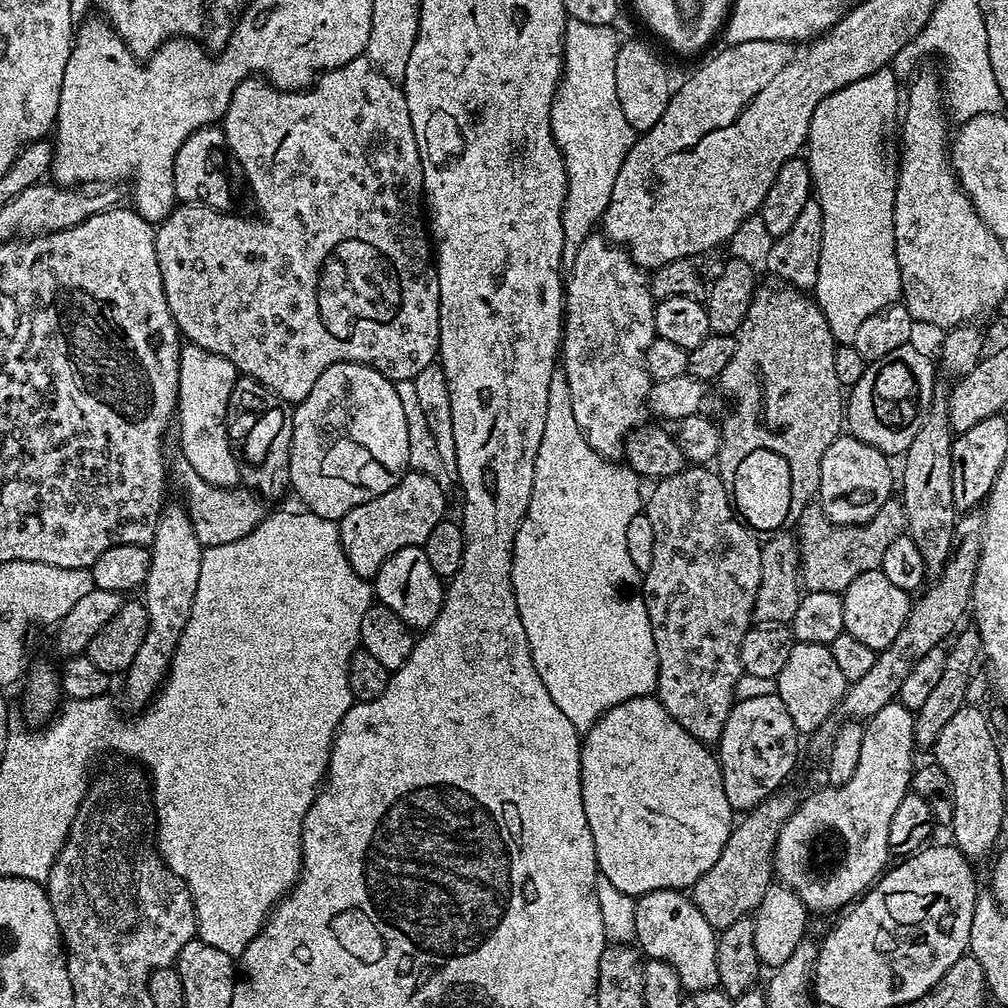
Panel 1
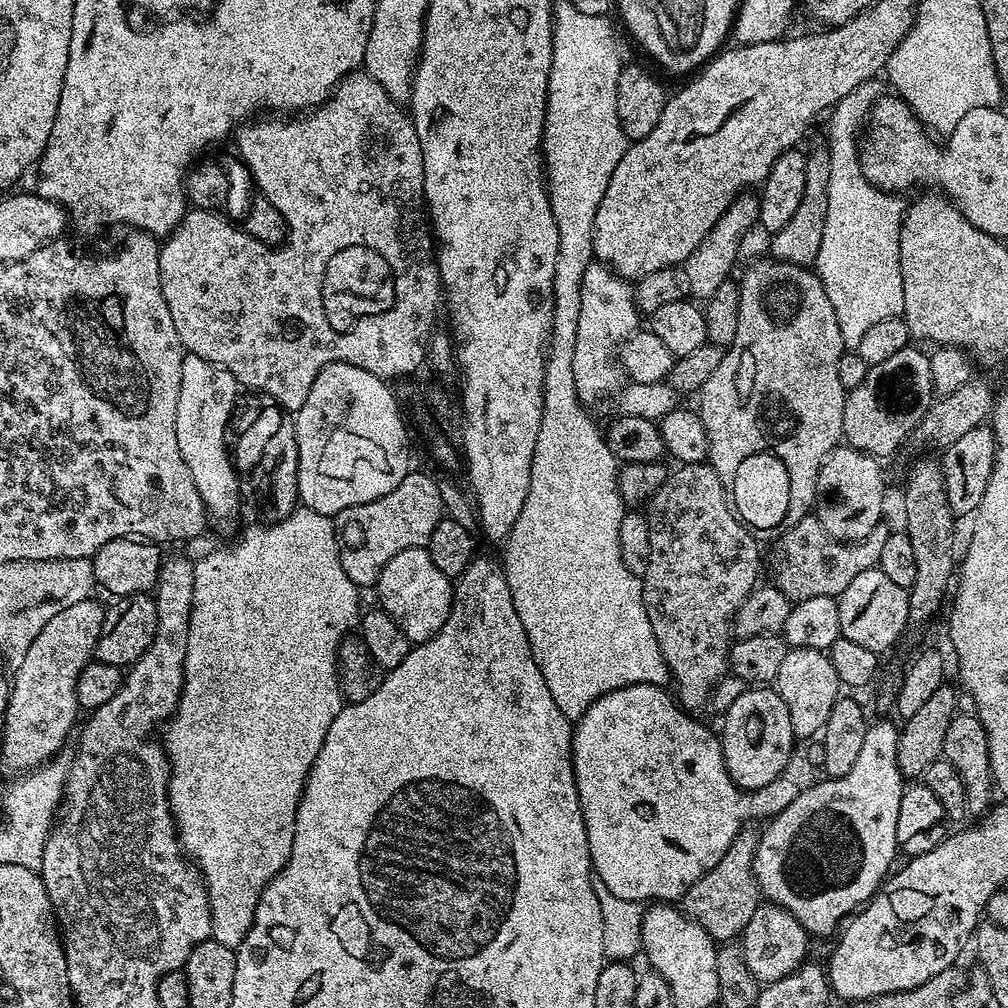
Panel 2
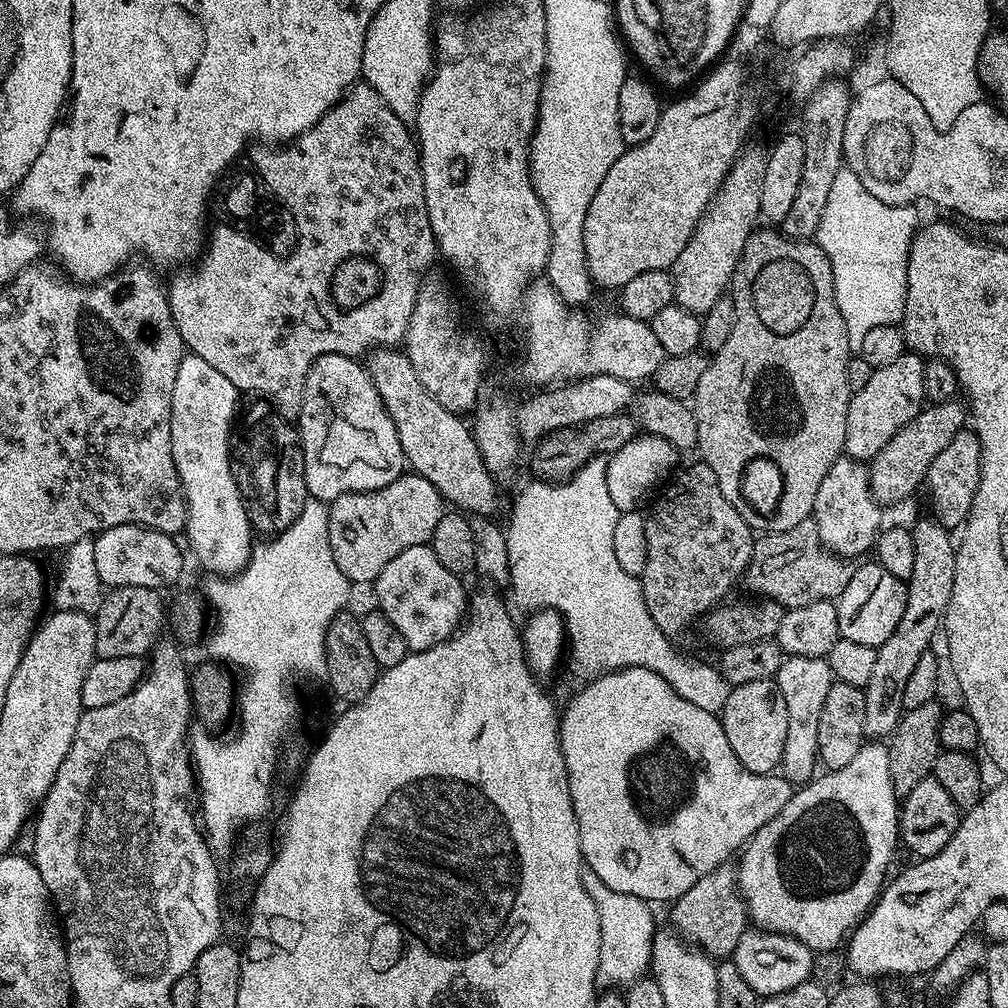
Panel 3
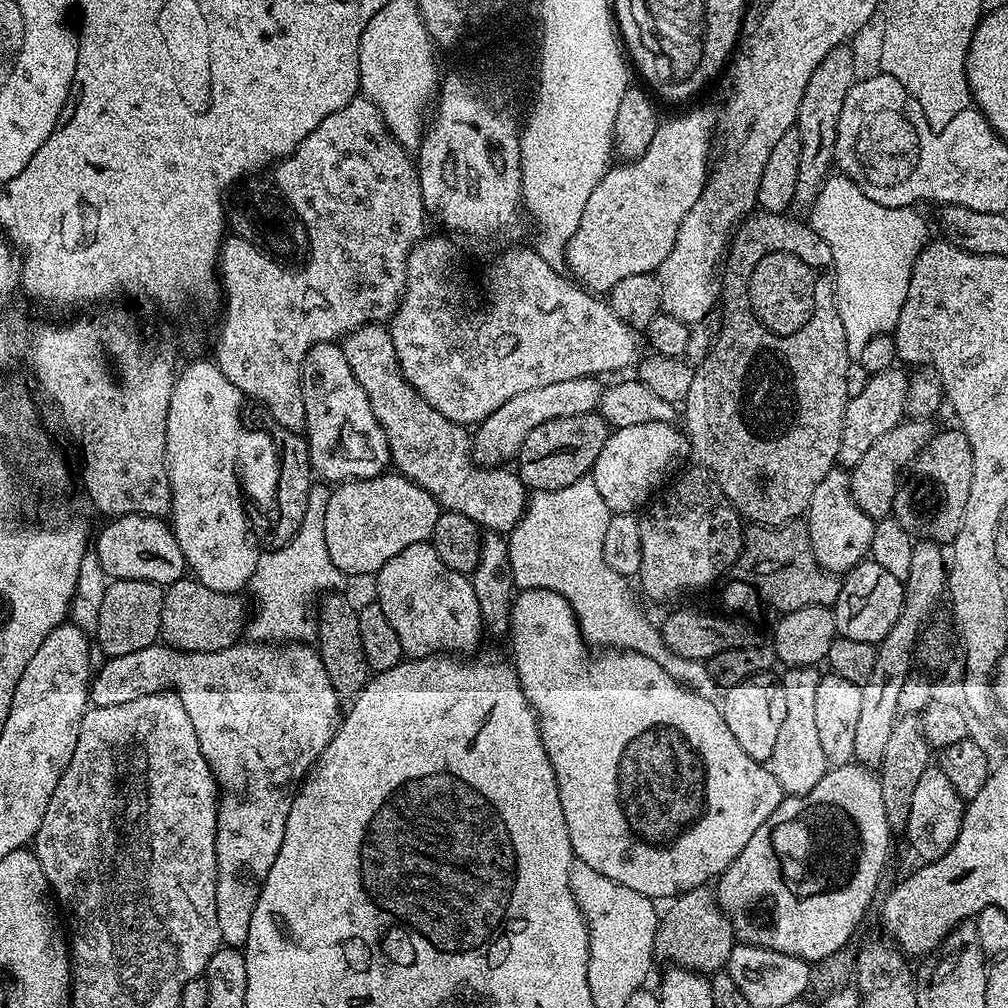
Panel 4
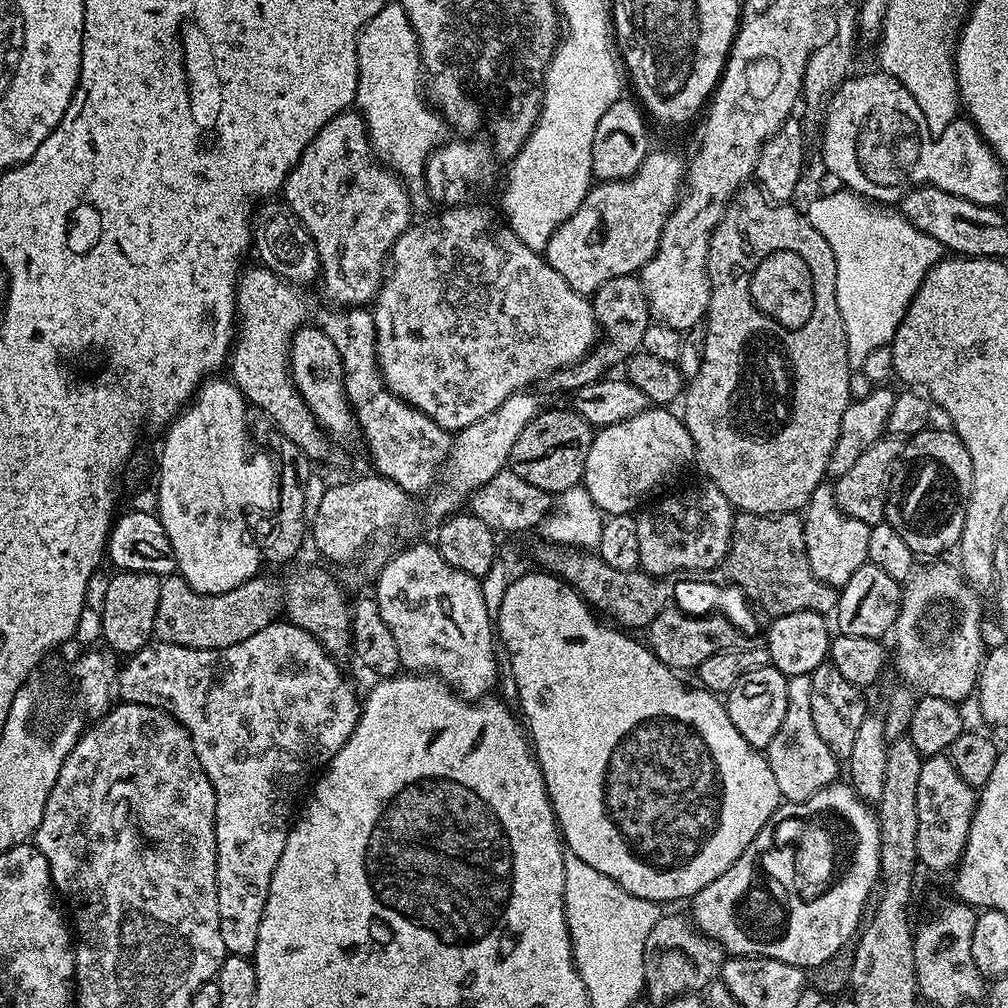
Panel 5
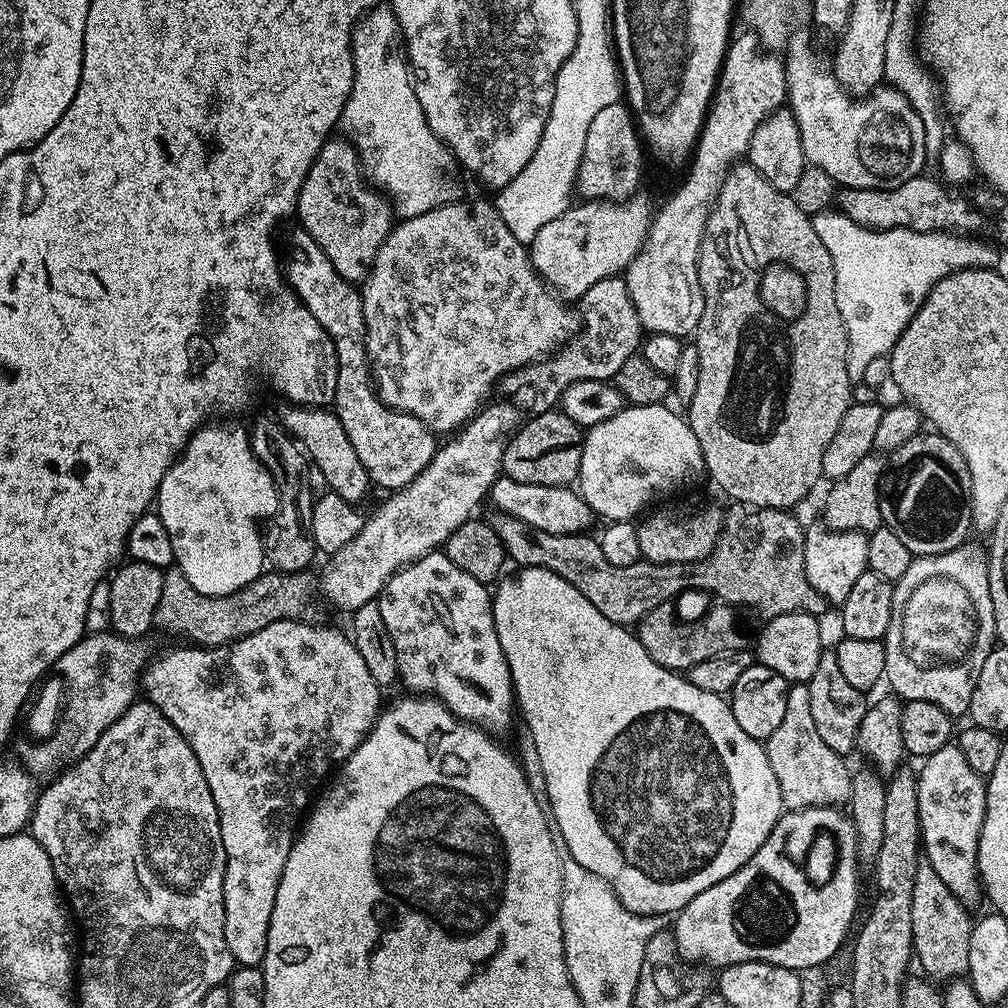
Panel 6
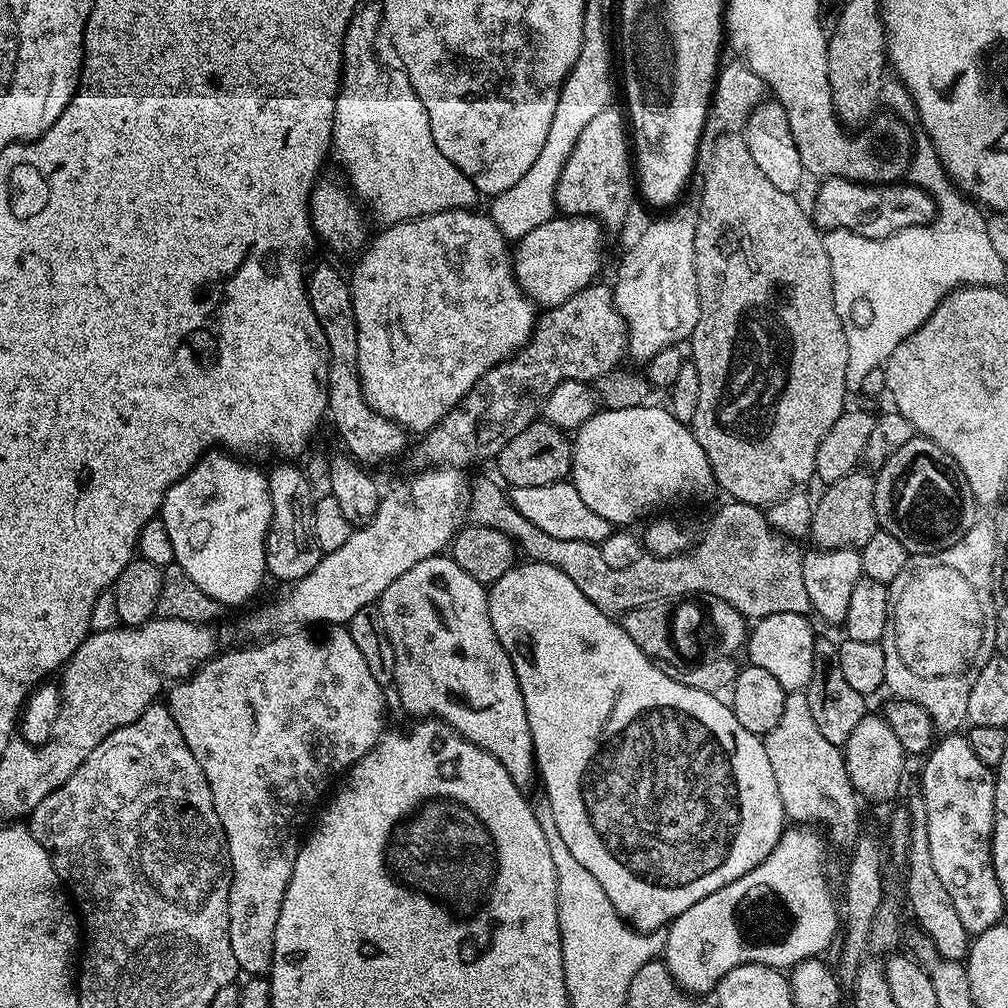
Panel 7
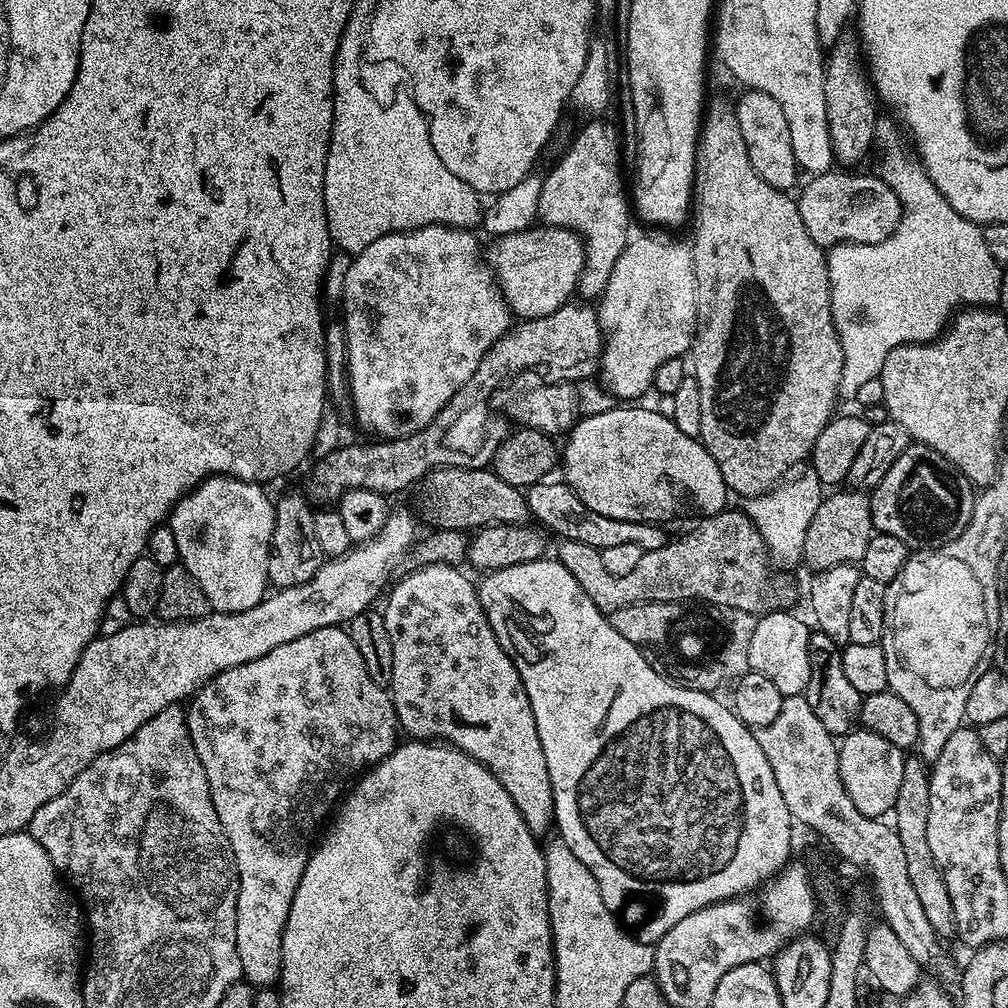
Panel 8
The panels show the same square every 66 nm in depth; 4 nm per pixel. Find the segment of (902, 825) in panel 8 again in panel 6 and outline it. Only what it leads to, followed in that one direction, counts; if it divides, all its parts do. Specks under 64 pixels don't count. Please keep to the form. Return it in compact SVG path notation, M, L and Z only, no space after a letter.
M926 858L918 862L918 870L914 873L914 902L910 905L912 919L912 947L915 959L920 960L919 971L933 982L951 982L963 977L970 962L970 934L974 923L969 909L965 908L954 894L950 894L950 886L938 878L934 866Z

